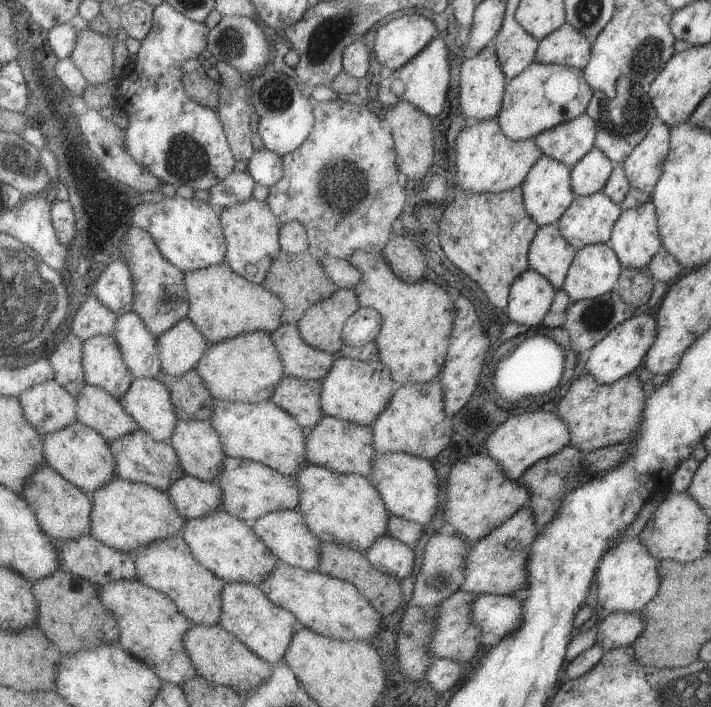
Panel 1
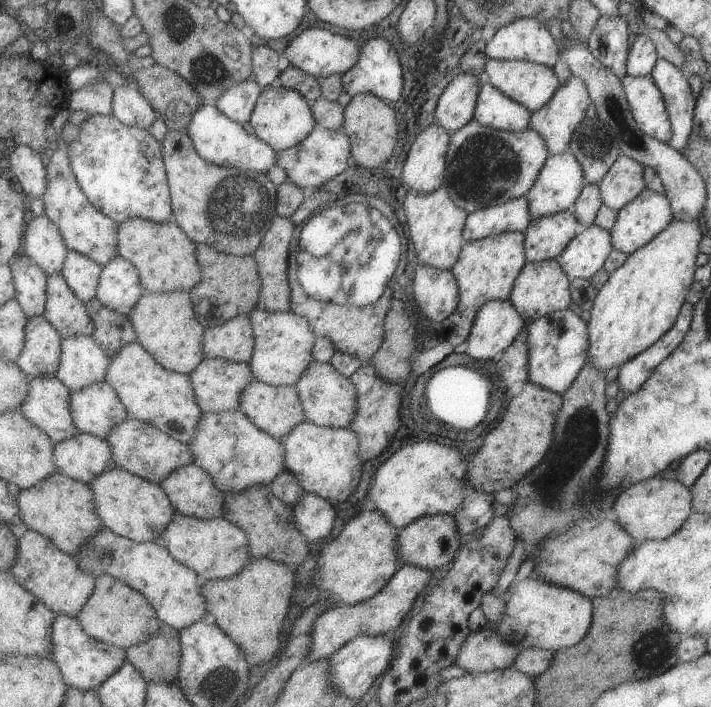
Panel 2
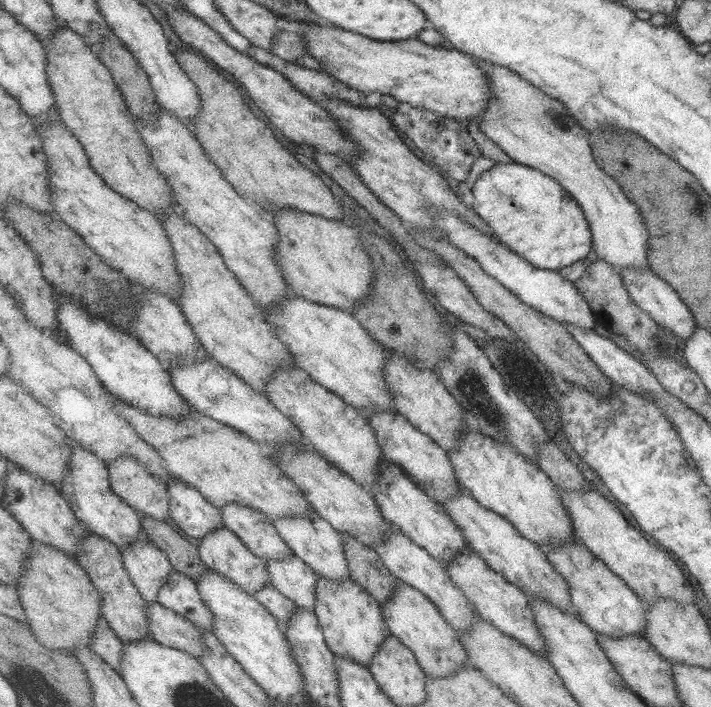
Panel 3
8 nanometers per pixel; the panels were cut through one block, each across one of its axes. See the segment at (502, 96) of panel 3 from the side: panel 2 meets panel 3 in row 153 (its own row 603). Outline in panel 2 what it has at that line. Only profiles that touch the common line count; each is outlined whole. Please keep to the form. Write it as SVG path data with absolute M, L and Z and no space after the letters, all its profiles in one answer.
M528 576L508 586L511 596L505 602L505 610L495 624L487 623L484 628L492 628L503 638L503 642L513 644L515 648L540 648L552 653L569 648L583 640L591 626L593 606L591 599L551 582L545 582L539 576Z

